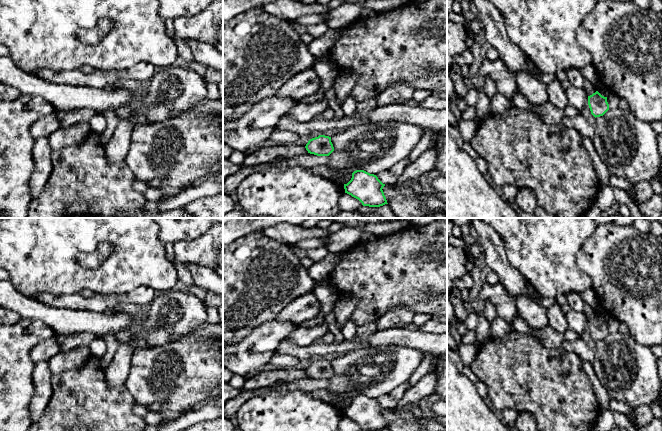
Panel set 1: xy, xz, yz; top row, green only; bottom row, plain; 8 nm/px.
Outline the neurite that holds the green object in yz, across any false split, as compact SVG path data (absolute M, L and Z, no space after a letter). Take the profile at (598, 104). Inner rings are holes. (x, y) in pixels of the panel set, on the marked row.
M598 91L588 96L588 105L595 118L603 116L609 110L607 97L602 96Z

